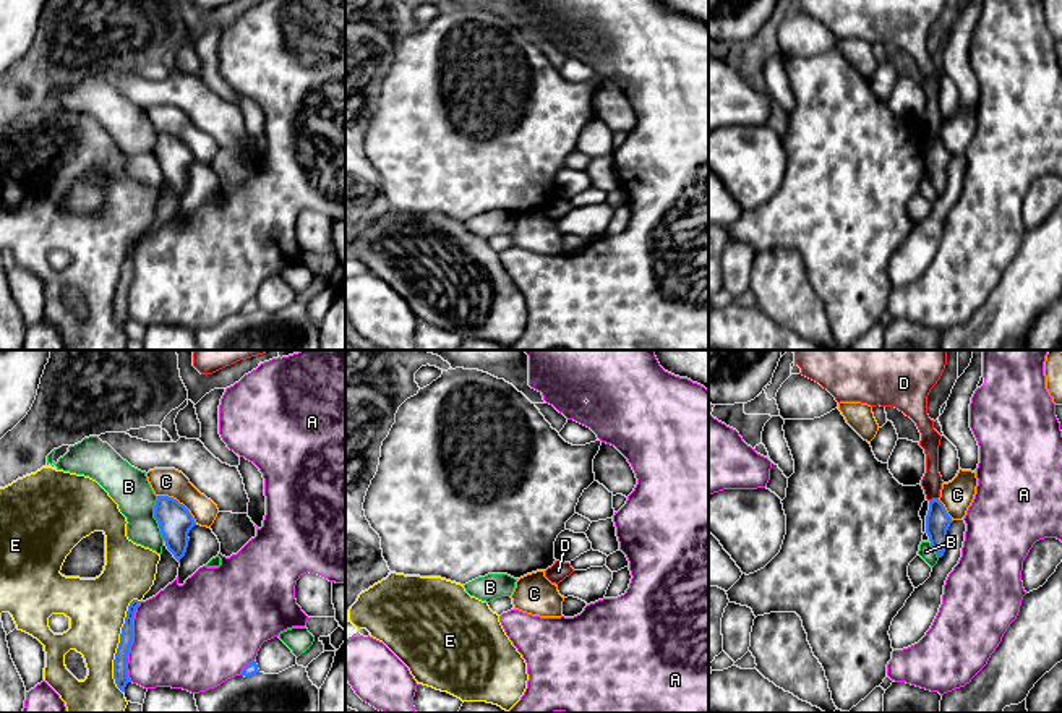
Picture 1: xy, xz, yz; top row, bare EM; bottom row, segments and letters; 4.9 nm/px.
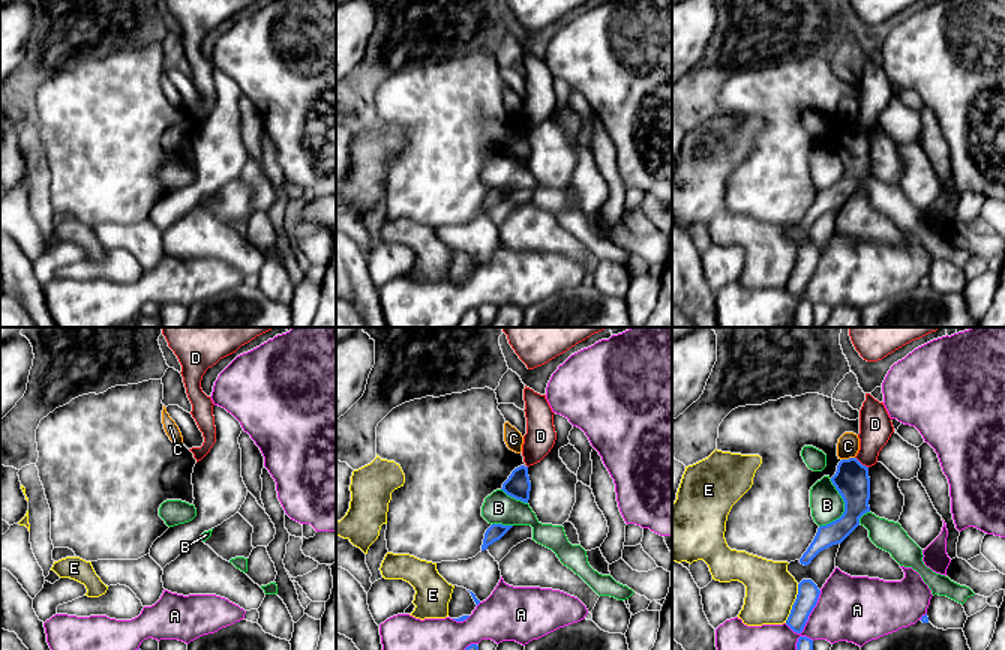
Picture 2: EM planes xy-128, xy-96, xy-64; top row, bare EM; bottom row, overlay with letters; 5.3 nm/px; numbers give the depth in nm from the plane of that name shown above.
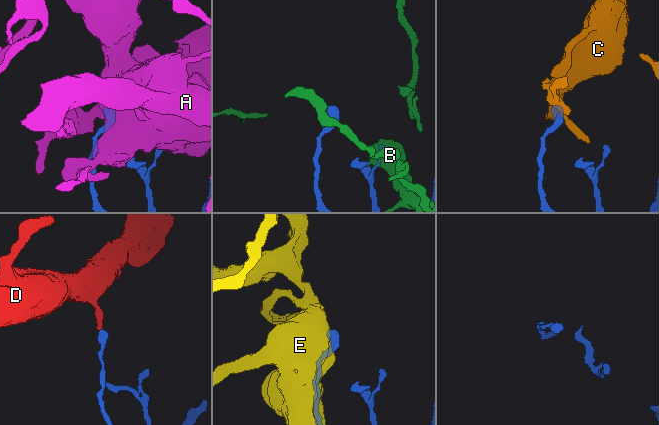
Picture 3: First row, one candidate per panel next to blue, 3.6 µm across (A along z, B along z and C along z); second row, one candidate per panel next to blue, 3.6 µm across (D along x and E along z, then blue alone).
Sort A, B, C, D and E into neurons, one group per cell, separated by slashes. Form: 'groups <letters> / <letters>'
groups A / B / C / D / E

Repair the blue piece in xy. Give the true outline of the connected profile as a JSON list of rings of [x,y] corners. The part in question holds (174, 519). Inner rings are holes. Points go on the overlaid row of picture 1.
[[[157,496],[154,519],[159,523],[167,549],[180,562],[188,548],[188,533],[196,525],[193,515],[177,499]]]

